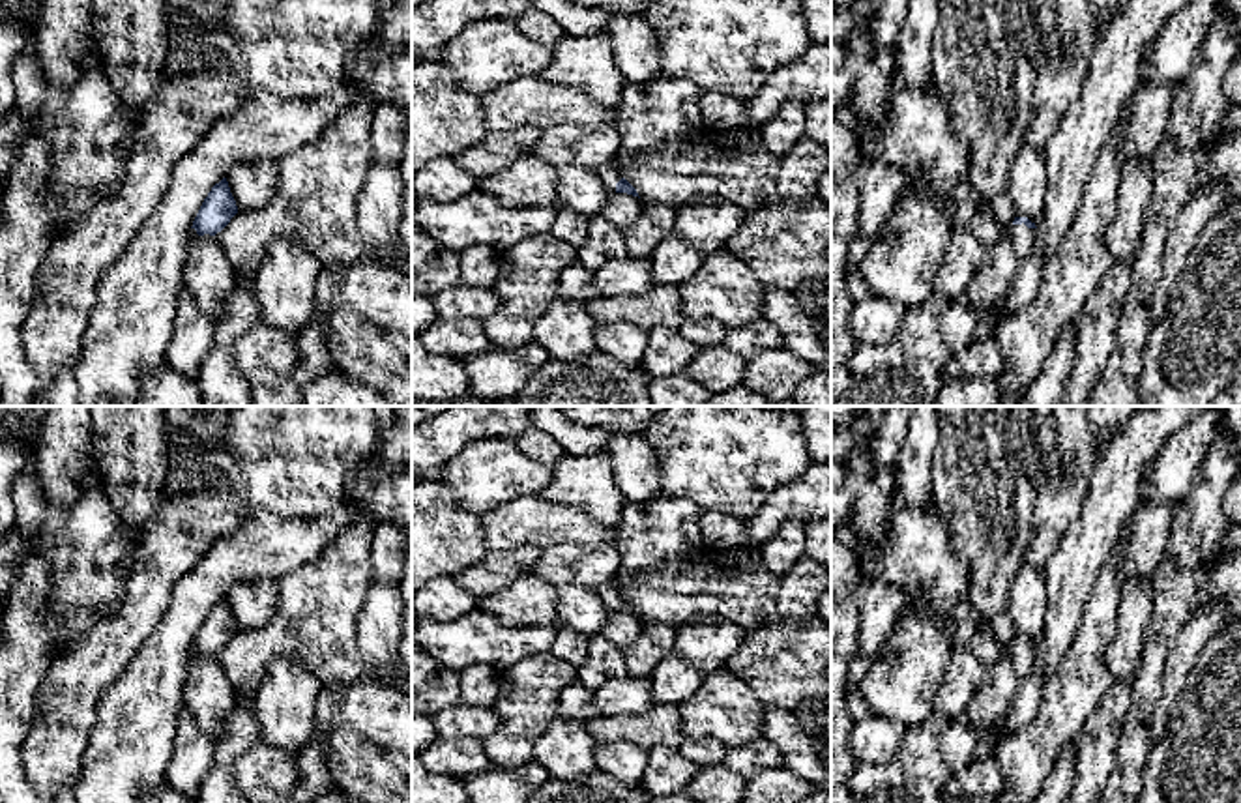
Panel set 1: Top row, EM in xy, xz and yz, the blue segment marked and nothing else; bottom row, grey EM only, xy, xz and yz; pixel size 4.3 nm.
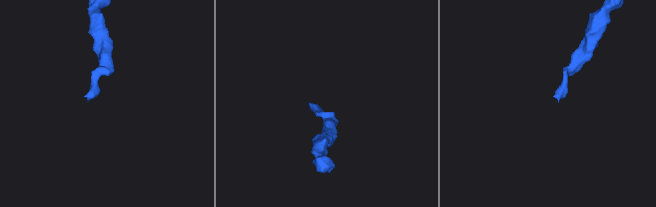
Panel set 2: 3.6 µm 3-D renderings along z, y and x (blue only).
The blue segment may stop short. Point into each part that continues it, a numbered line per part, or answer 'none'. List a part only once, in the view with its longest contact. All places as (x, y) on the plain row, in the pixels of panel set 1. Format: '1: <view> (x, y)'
1: yz (1021, 656)

